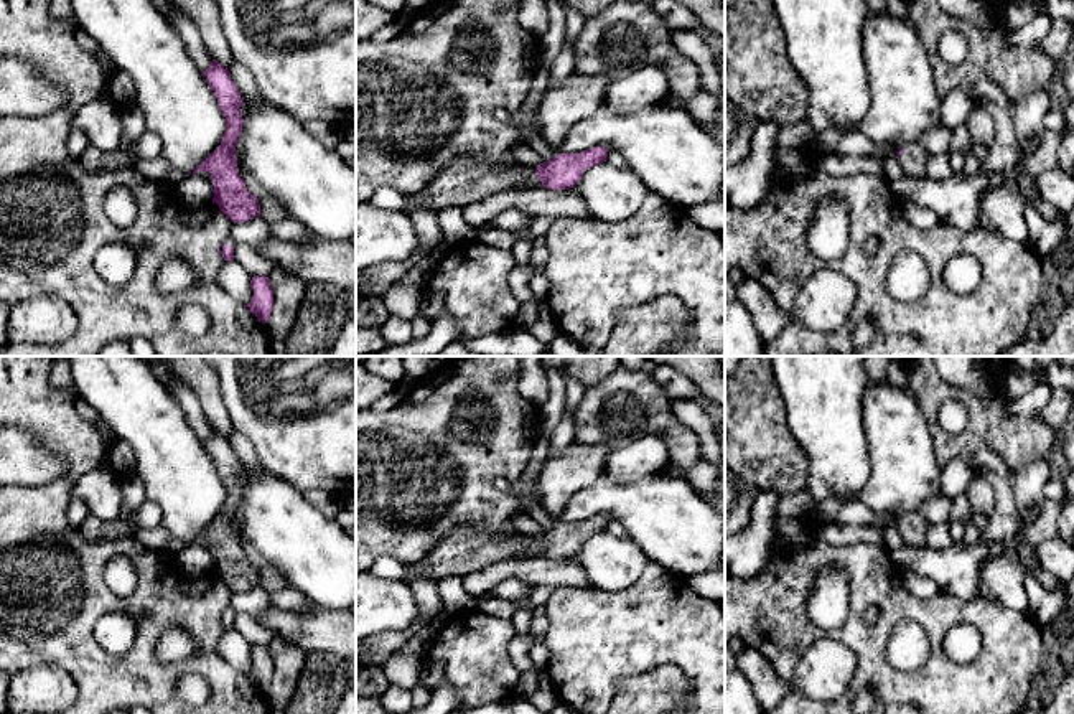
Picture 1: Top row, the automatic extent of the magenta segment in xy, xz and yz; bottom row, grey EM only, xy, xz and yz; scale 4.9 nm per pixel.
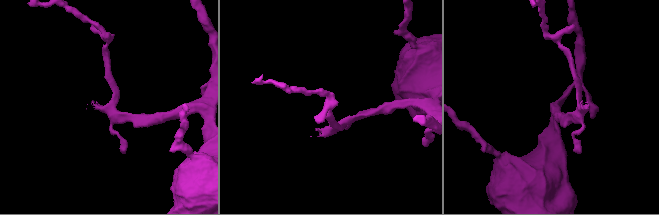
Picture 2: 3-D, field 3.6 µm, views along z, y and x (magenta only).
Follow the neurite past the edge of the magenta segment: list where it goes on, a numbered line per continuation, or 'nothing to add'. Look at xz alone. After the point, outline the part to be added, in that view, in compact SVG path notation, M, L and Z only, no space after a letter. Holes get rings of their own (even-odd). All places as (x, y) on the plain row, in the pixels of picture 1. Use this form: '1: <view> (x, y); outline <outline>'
1: xz (465, 549); outline M455 526L448 536L422 561L409 566L405 582L418 575L440 580L446 575L478 572L497 561L509 557L542 556L537 536L532 534L484 534L471 526Z

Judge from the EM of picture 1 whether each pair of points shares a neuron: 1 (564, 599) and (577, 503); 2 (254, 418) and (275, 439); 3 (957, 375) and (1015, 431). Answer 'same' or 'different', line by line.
1: different
2: same
3: different

